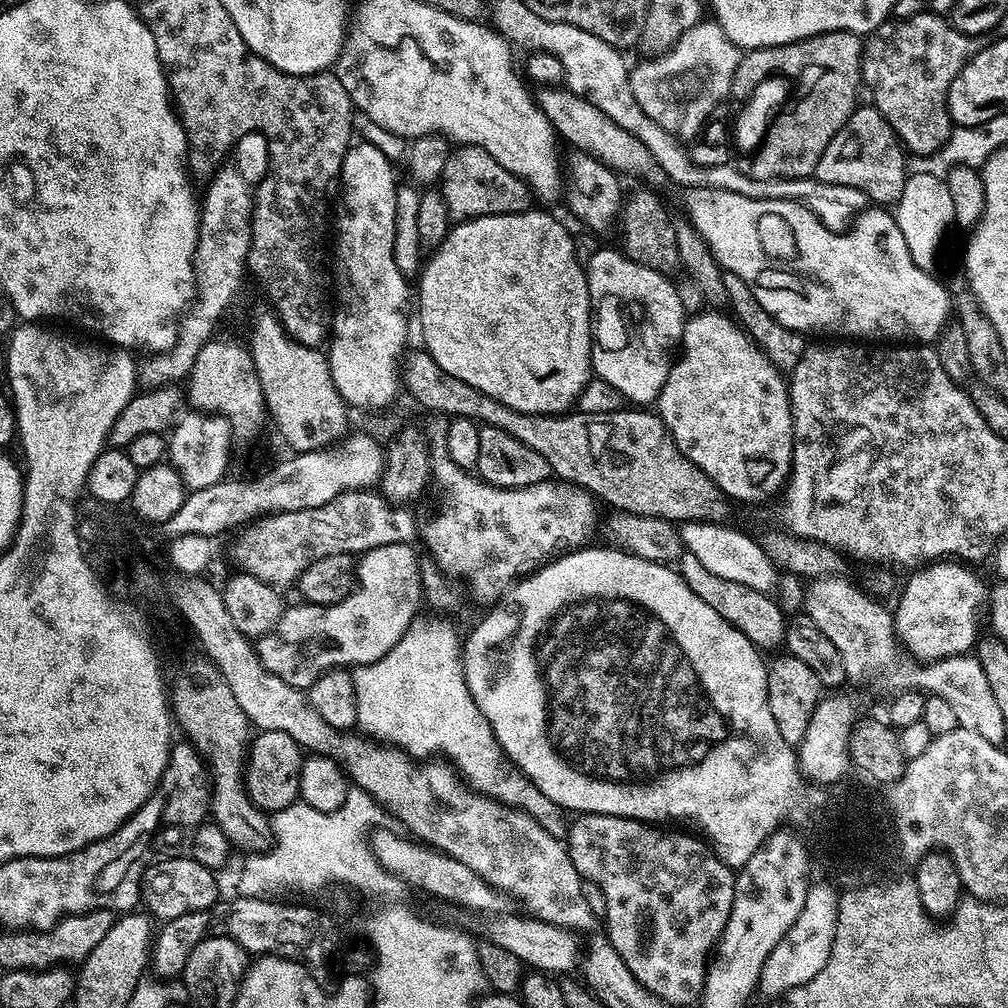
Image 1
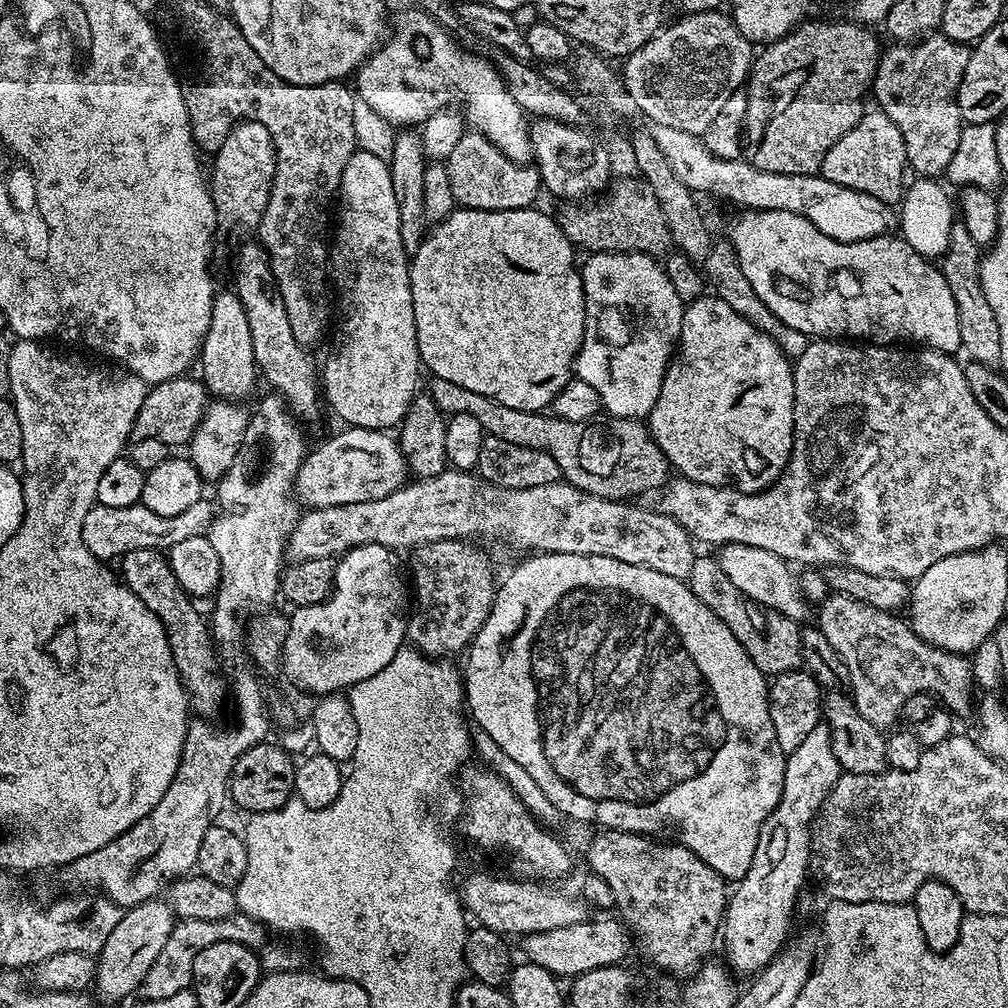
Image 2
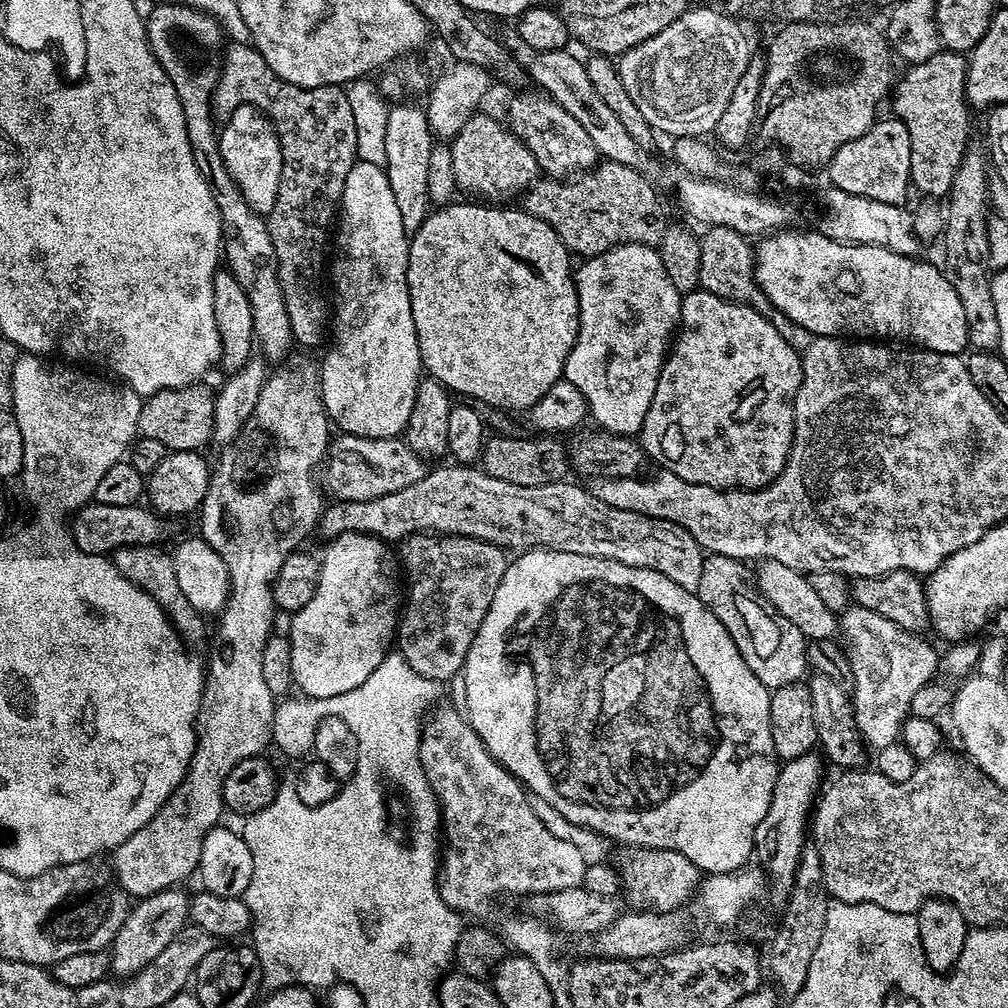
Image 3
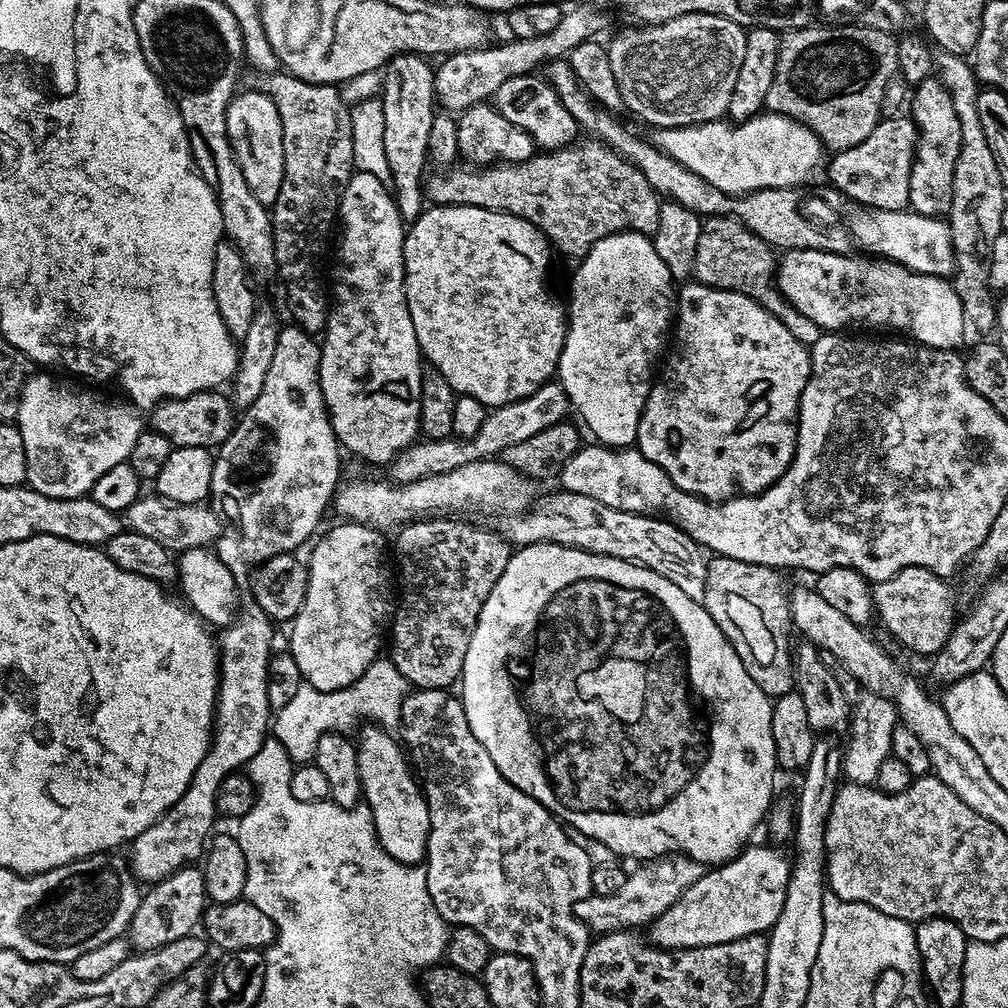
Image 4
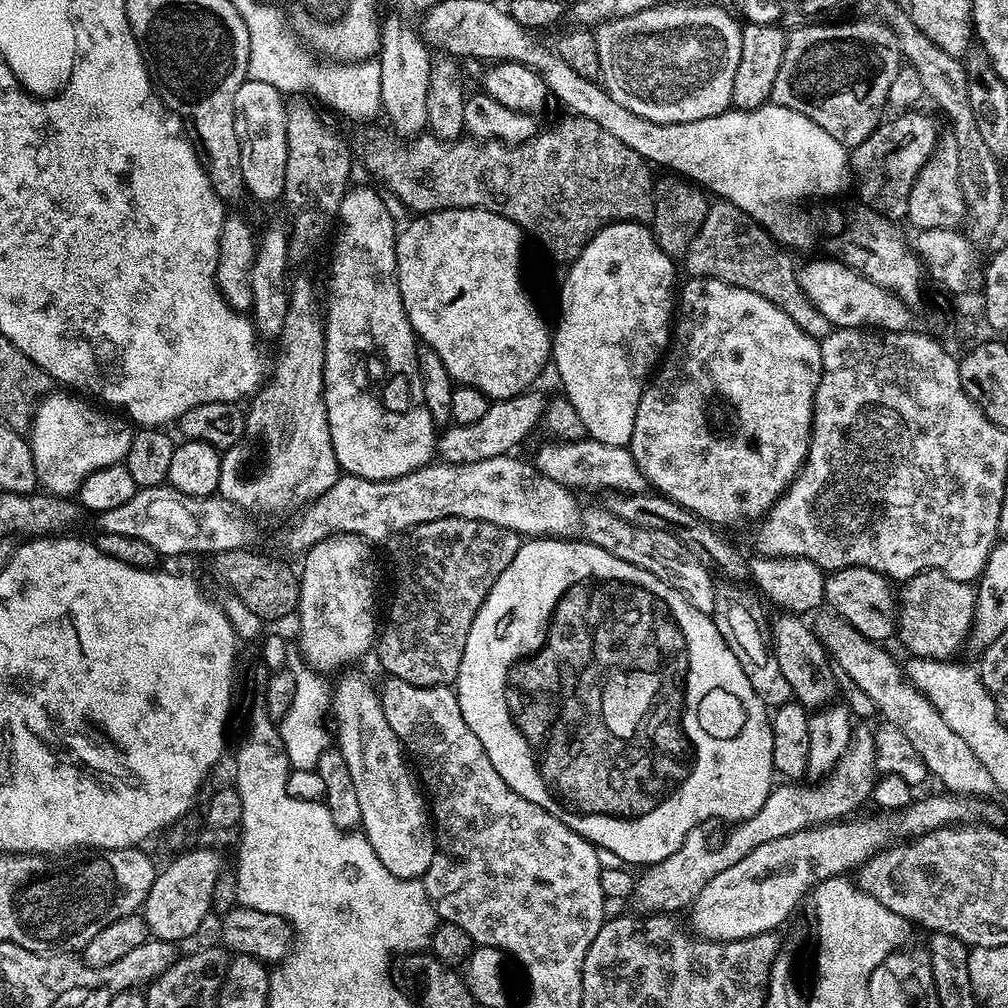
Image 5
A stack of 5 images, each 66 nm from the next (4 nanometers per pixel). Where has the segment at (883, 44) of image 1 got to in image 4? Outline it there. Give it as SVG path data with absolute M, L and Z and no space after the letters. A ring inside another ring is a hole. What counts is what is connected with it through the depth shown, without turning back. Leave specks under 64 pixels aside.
M927 78L915 85L912 96L910 118L916 124L916 156L910 170L910 194L908 202L911 211L923 216L943 217L950 210L954 190L954 162L962 146L962 126L954 102L938 78Z

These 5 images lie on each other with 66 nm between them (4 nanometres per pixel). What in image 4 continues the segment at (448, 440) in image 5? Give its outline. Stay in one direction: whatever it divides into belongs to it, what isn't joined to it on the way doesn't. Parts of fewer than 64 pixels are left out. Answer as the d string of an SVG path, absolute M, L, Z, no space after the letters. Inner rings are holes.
M559 382L546 383L526 398L510 402L501 408L491 409L486 422L482 422L478 434L474 434L469 440L459 438L421 439L412 444L392 461L390 465L391 479L397 484L409 484L427 476L437 476L446 474L450 470L458 470L458 466L466 466L470 462L491 460L502 454L506 446L514 446L517 442L526 442L526 438L534 438L534 434L542 434L542 430L546 430L550 426L565 423L569 419L568 412L570 416L568 395L563 386Z

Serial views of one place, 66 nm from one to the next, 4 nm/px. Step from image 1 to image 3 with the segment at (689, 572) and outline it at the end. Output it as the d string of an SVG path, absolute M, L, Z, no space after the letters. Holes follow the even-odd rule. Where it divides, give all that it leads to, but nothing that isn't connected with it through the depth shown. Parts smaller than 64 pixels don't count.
M705 555L702 562L702 576L698 578L696 597L712 611L714 618L726 626L726 634L738 646L738 654L754 670L758 682L769 690L781 688L787 684L798 684L805 679L804 671L809 671L808 644L798 630L782 614L778 614L776 607L765 603L764 620L748 620L748 615L756 608L758 592L750 583L750 572L743 563L729 556Z

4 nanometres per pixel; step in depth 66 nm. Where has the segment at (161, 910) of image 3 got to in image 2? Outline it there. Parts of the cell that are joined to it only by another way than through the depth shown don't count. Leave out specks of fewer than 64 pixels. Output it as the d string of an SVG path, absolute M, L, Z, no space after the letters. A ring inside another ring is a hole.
M160 898L127 909L121 915L118 926L114 926L110 938L106 938L106 946L102 946L96 956L94 992L104 1000L124 1000L131 992L135 993L150 966L154 966L154 958L158 958L162 946L166 946L166 938L170 938L170 930L176 922L177 917L172 915L171 906Z

